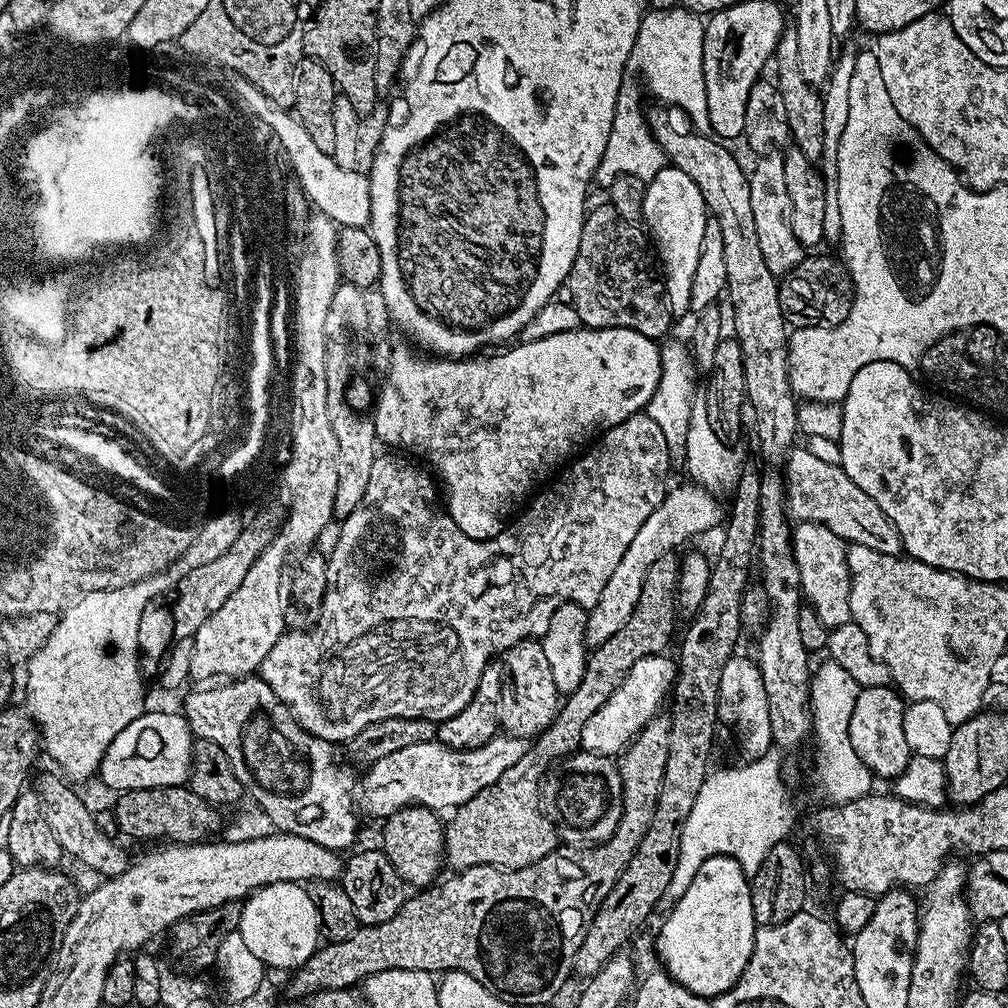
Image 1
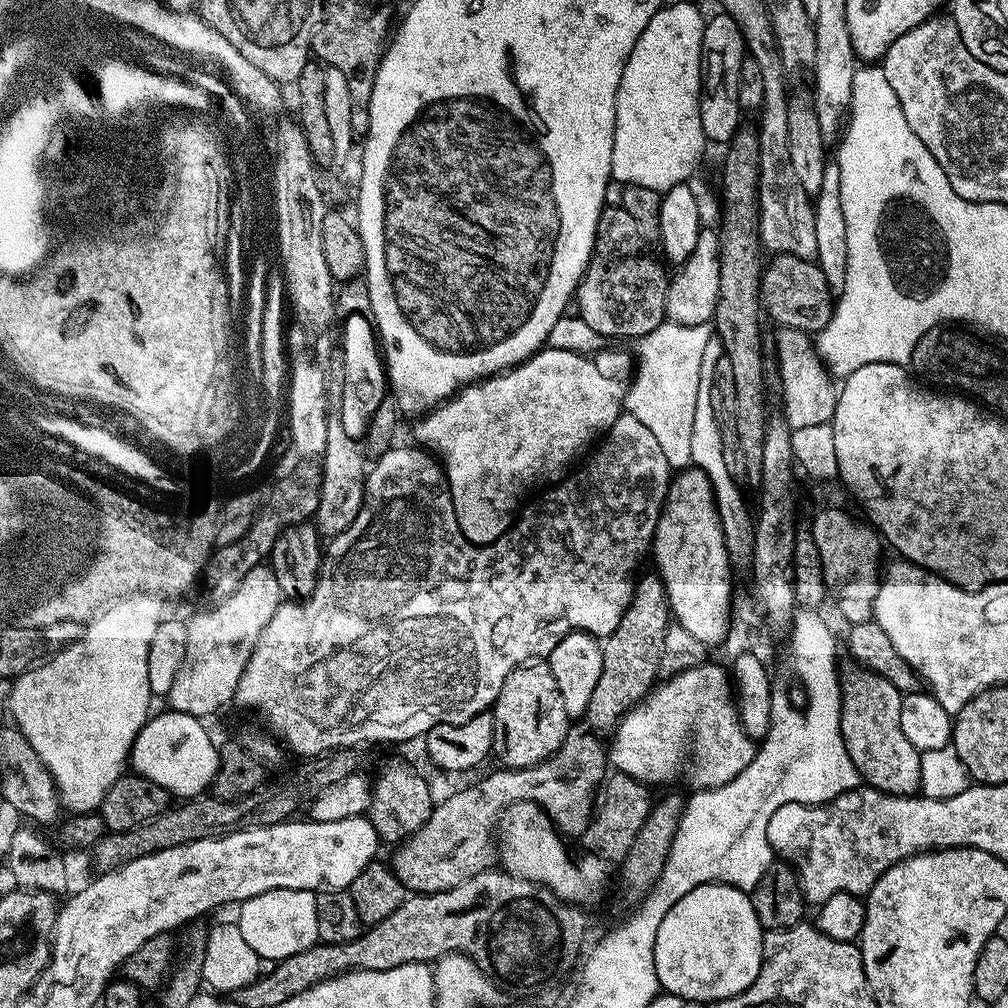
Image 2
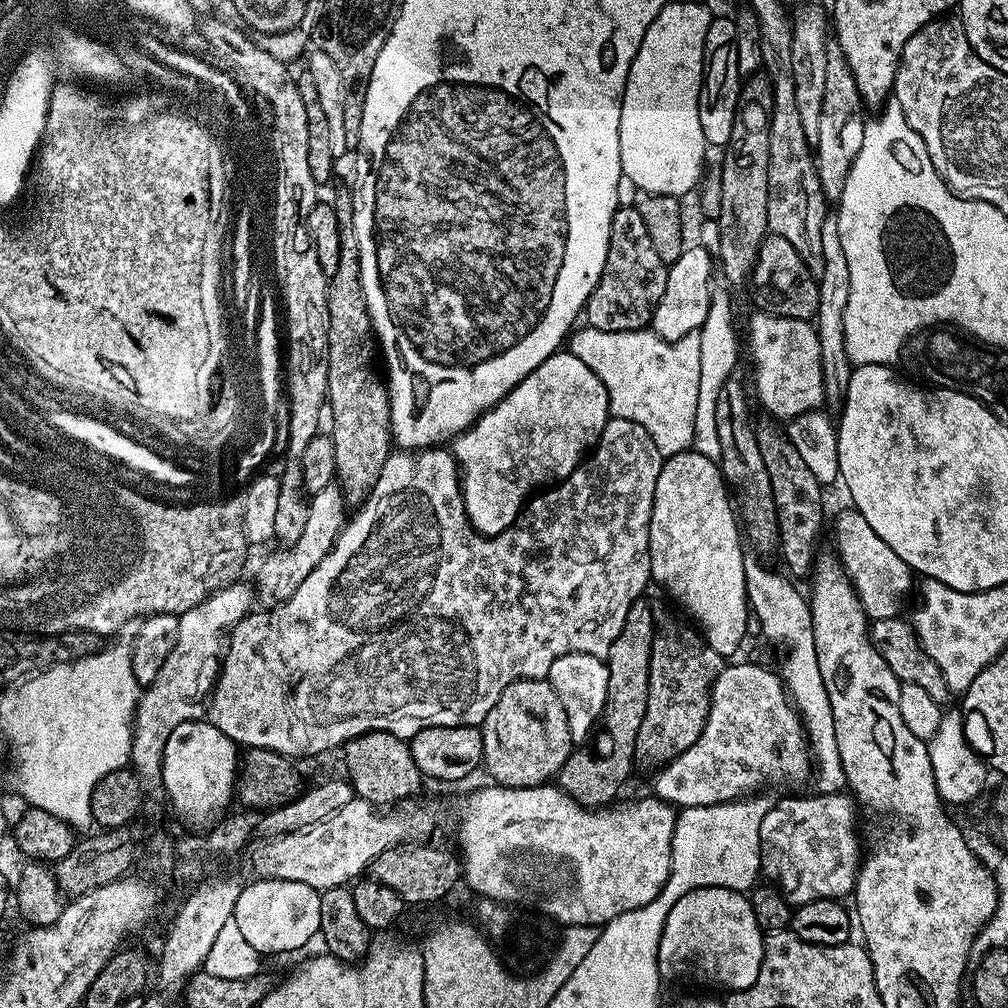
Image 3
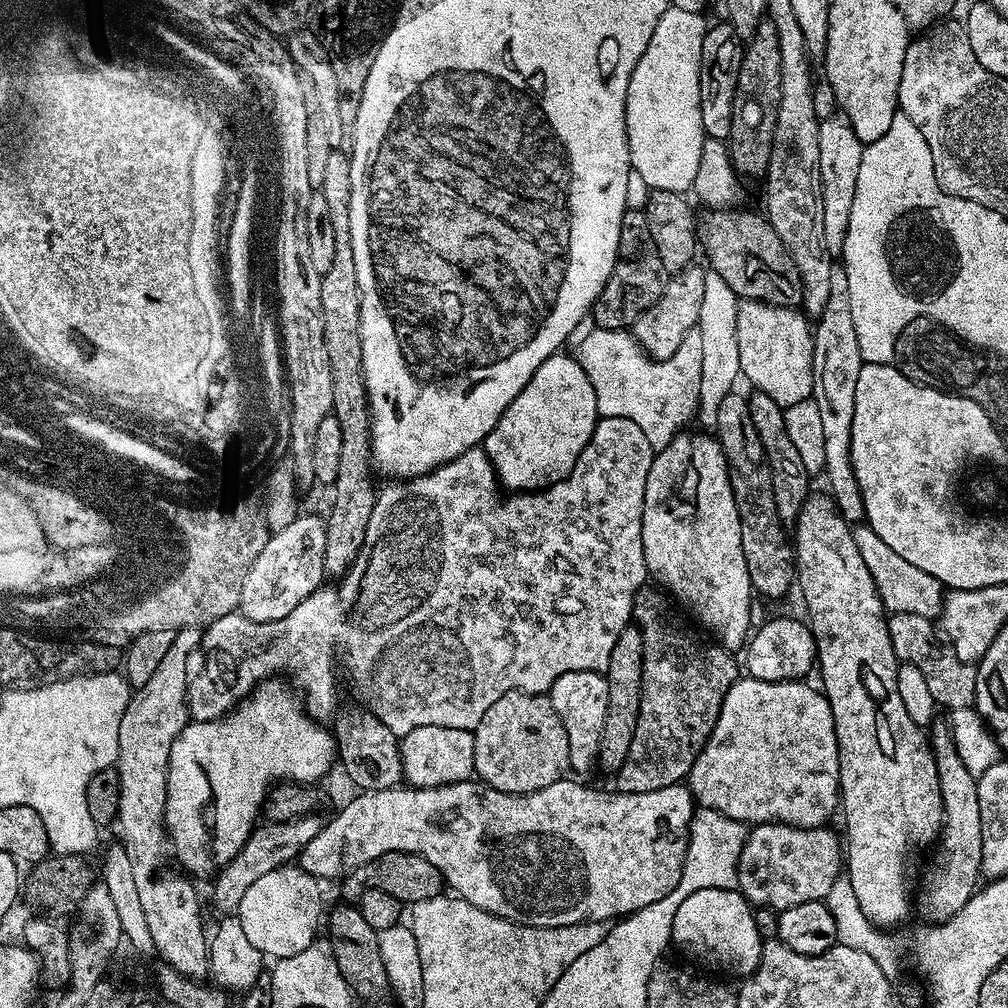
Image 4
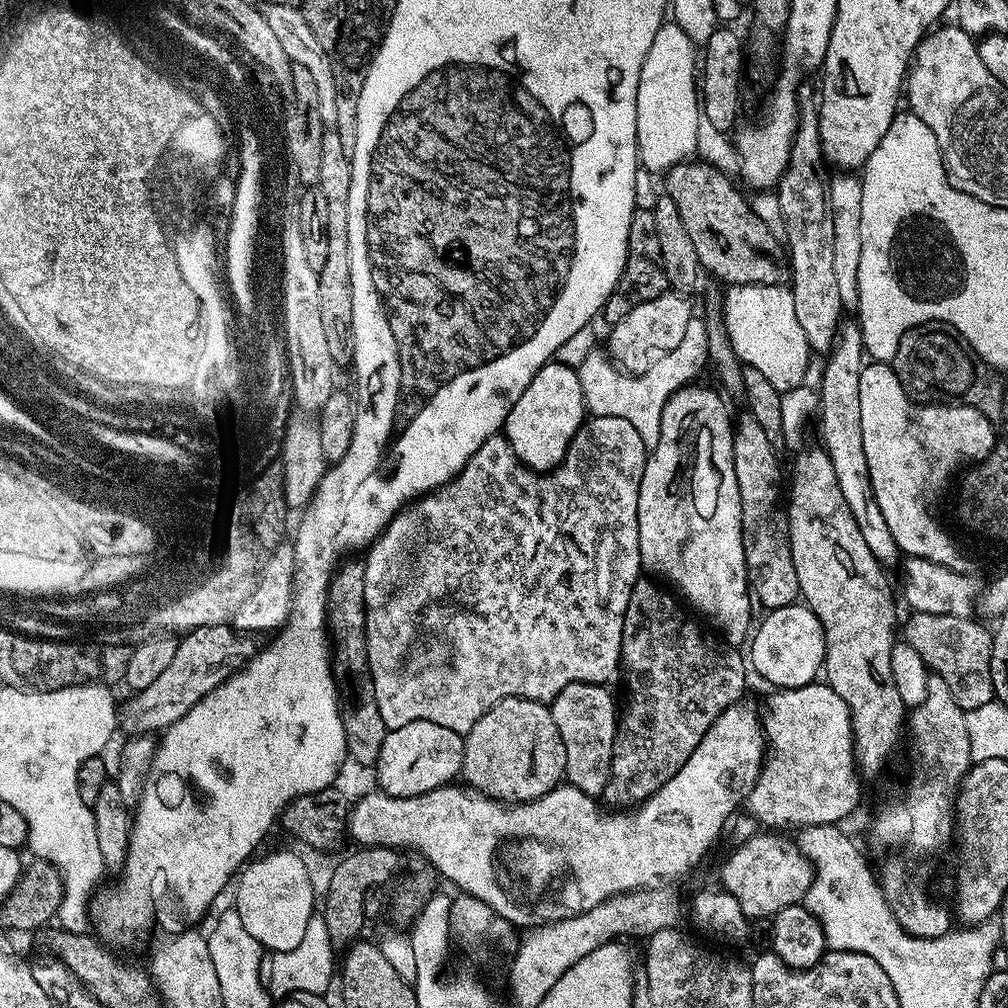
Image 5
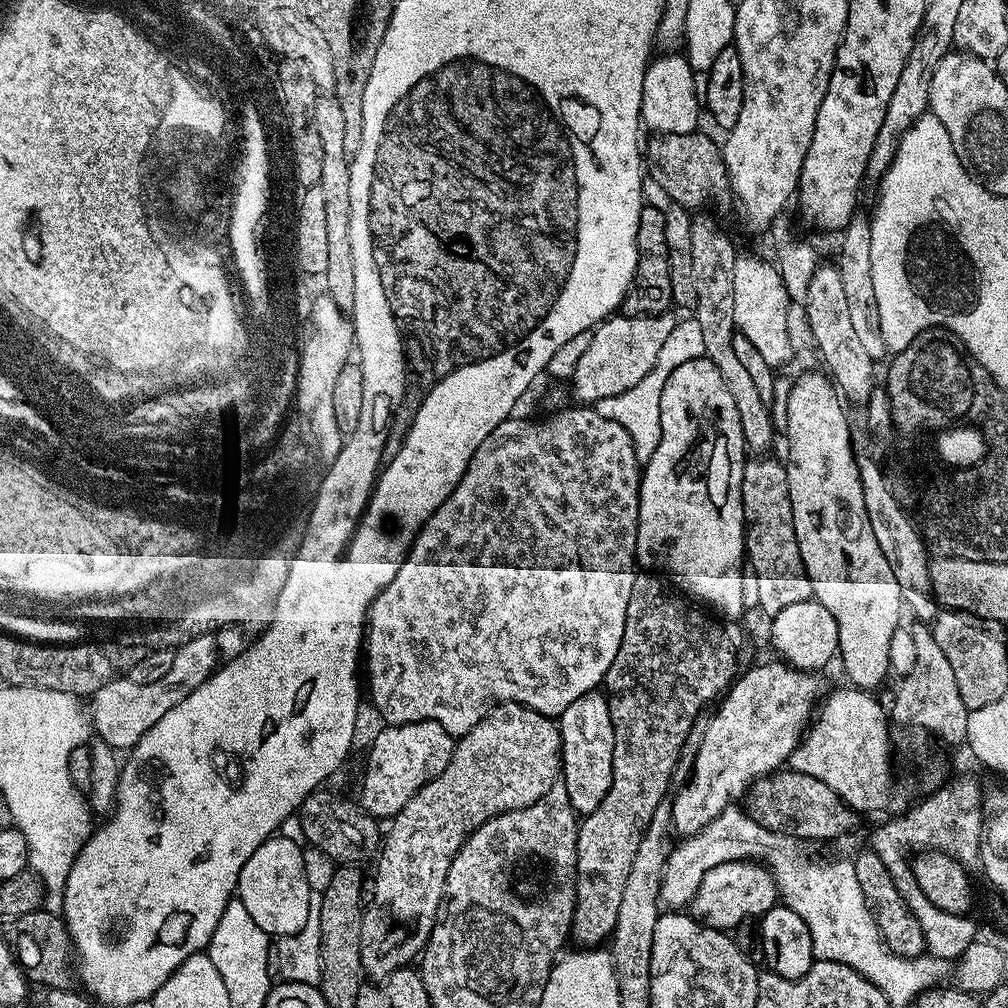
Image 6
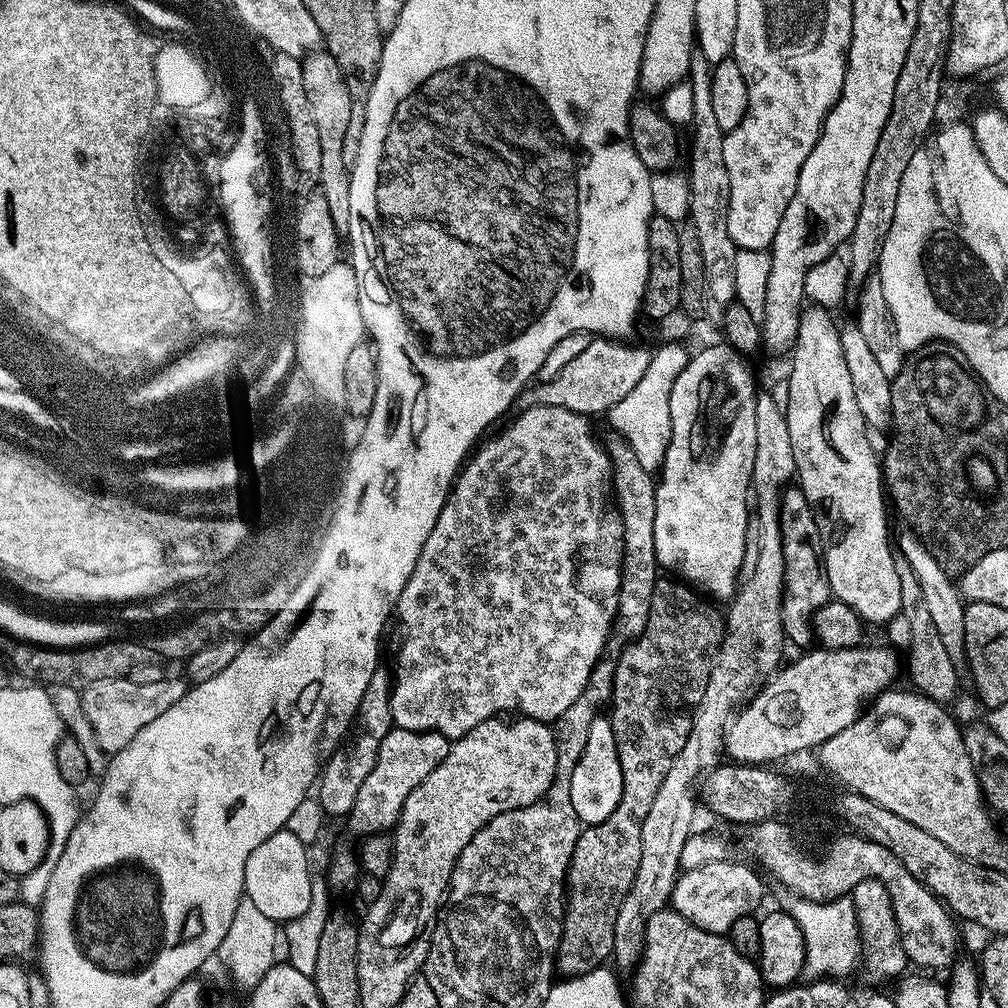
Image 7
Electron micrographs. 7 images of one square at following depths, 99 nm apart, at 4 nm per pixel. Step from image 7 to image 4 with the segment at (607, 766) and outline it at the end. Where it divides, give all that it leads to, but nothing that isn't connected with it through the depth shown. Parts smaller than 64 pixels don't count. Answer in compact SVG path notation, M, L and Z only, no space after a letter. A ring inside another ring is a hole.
M598 672L562 674L550 690L550 699L568 739L568 767L573 773L588 772L597 767L602 742L602 726L606 726L608 677Z

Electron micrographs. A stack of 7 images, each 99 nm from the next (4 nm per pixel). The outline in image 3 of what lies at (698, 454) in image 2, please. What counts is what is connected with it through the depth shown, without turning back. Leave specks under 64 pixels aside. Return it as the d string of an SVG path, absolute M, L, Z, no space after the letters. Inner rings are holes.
M718 286L713 289L710 310L707 311L706 320L699 330L698 405L695 411L694 438L692 439L693 449L696 452L715 461L719 461L721 456L717 428L718 396L722 386L733 377L740 354L738 334L734 326L731 291L727 287L724 288Z

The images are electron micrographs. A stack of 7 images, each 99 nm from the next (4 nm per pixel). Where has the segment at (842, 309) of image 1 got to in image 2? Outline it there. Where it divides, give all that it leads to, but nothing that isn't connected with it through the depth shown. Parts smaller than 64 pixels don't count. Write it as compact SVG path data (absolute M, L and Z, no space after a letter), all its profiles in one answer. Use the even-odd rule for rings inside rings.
M776 254L767 261L764 277L760 280L762 308L777 320L777 325L794 330L802 330L809 334L818 334L830 322L834 311L834 293L826 282L826 274L822 274L820 265L815 260L803 260L797 256Z

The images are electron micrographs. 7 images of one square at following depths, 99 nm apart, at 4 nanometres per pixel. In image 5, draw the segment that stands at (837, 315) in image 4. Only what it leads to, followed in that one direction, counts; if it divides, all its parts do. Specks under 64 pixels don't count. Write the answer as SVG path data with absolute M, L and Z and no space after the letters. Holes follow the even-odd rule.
M848 319L840 321L838 339L832 351L827 353L825 360L828 361L824 364L824 373L818 385L818 418L820 416L820 432L824 438L822 446L834 466L834 476L838 478L842 496L850 506L850 514L854 514L854 522L858 522L858 530L862 530L866 546L870 546L870 554L874 554L881 564L891 566L896 559L901 559L902 553L894 534L890 534L890 526L886 526L886 518L882 518L882 510L878 507L878 498L874 498L874 486L870 482L870 466L866 466L866 450L862 446L862 414L858 406L858 382L866 363L866 353L859 323Z

